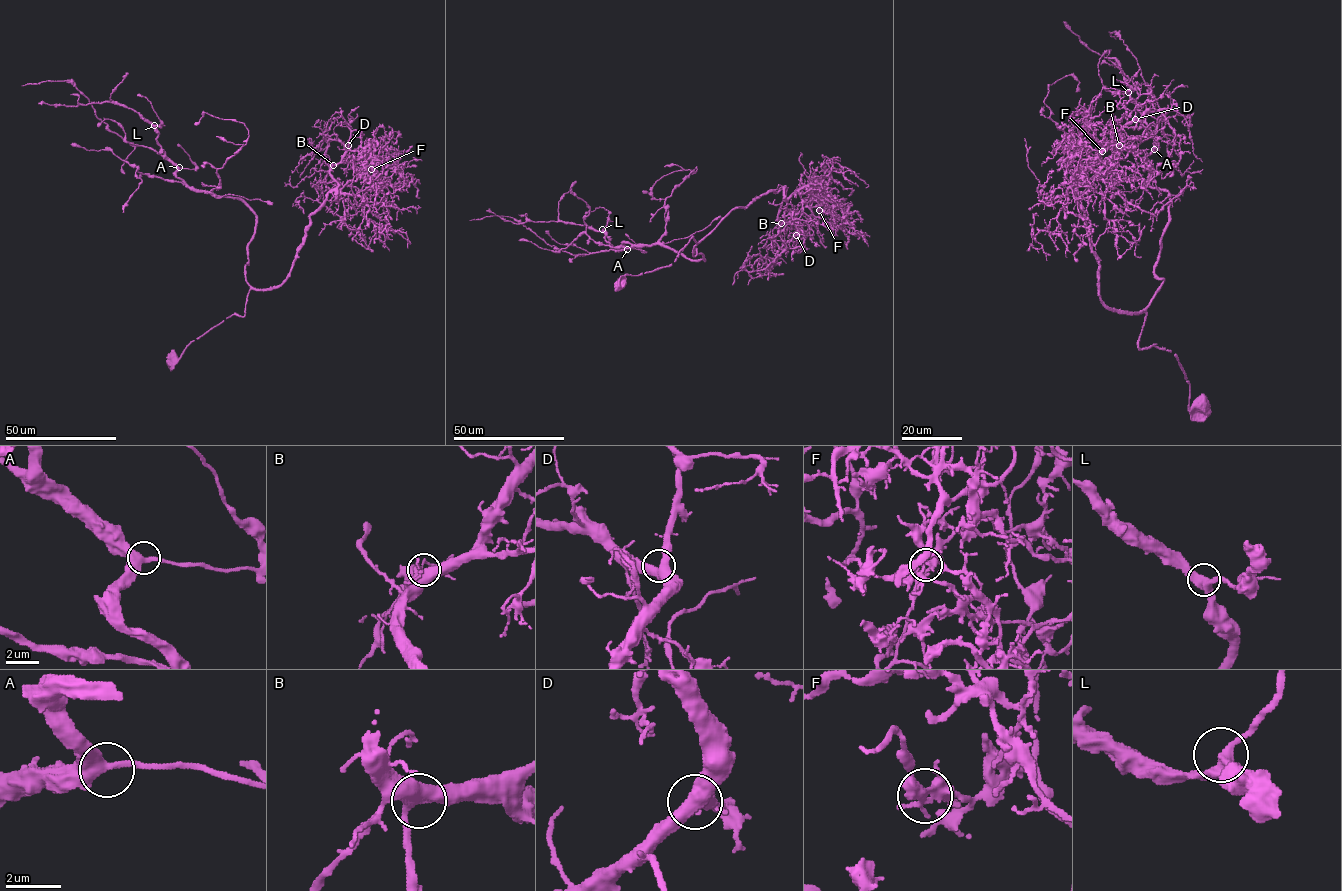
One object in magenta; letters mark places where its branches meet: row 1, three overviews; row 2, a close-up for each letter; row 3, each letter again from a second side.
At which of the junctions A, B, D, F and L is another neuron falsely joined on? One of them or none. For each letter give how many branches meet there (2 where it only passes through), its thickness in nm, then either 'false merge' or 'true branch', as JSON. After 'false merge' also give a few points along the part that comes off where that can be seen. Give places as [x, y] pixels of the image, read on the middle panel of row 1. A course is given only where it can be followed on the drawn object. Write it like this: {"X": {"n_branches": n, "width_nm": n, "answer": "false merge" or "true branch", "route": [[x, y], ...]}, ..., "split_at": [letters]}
{"A": {"n_branches": 3, "width_nm": 380, "answer": "true branch"}, "B": {"n_branches": 3, "width_nm": 440, "answer": "true branch"}, "D": {"n_branches": 3, "width_nm": 440, "answer": "true branch"}, "F": {"n_branches": 3, "width_nm": 360, "answer": "false merge", "route": [[819, 210], [828, 207], [828, 197], [820, 185], [867, 244]]}, "L": {"n_branches": 3, "width_nm": 400, "answer": "true branch"}, "split_at": ["F"]}

